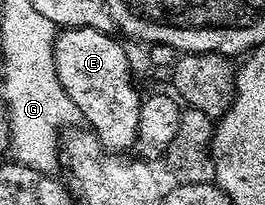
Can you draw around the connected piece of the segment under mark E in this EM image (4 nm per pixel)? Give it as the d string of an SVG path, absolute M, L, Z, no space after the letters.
M84 25L78 29L62 28L53 40L53 59L55 71L59 75L59 83L63 83L63 91L75 103L78 114L85 117L84 124L98 139L114 151L129 151L136 146L137 132L139 131L139 107L141 106L142 94L137 93L133 86L133 69L129 66L129 57L125 49L115 38L104 29L92 29Z

